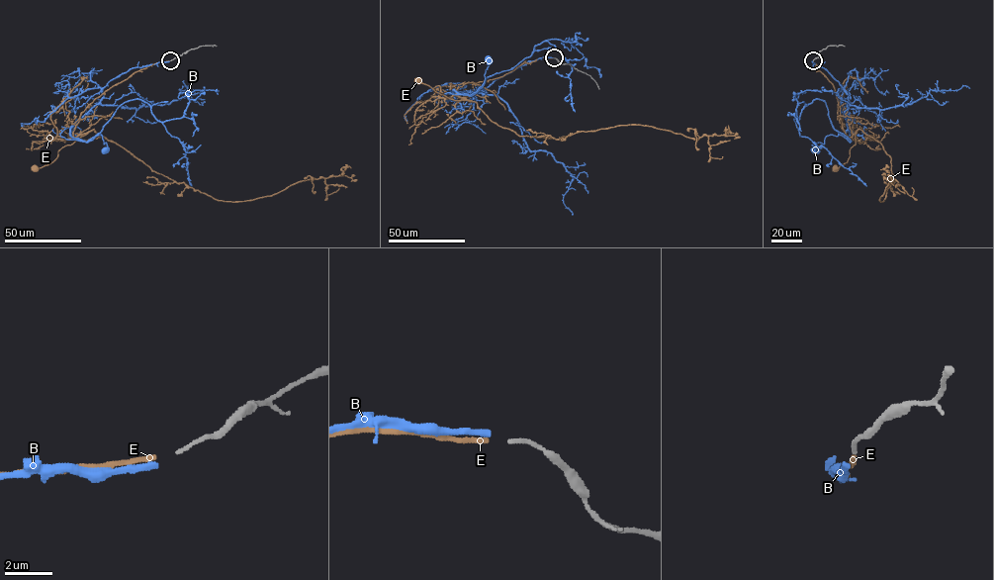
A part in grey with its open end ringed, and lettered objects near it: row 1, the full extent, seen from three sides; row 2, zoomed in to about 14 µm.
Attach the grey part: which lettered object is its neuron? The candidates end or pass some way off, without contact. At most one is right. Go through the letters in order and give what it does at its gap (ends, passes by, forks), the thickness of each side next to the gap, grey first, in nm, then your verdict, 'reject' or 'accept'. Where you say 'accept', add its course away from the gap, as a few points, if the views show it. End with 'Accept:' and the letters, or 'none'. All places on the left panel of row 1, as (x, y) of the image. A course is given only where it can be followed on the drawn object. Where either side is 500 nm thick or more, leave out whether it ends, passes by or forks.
B: it ends | 130/260 nm | reject
E: it ends | 130/200 nm | accept | via (169, 60), (134, 72), (96, 97), (81, 114), (73, 137), (86, 134), (62, 146), (53, 161), (36, 168)
Accept: E

